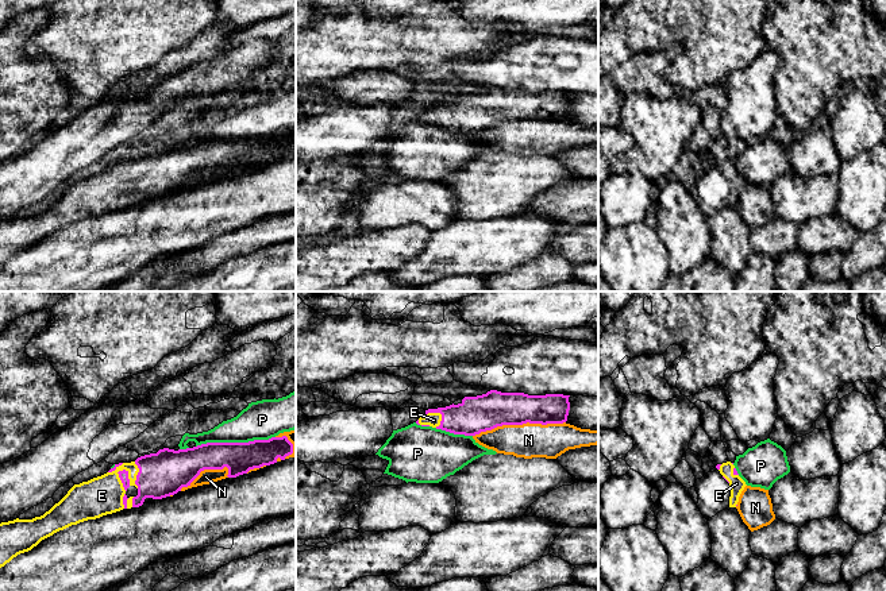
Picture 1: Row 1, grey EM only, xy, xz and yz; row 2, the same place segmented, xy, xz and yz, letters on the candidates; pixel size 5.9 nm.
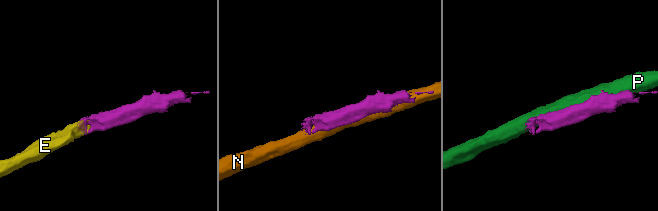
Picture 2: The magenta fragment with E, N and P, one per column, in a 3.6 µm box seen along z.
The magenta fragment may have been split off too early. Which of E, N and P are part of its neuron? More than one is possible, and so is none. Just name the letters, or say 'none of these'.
E

